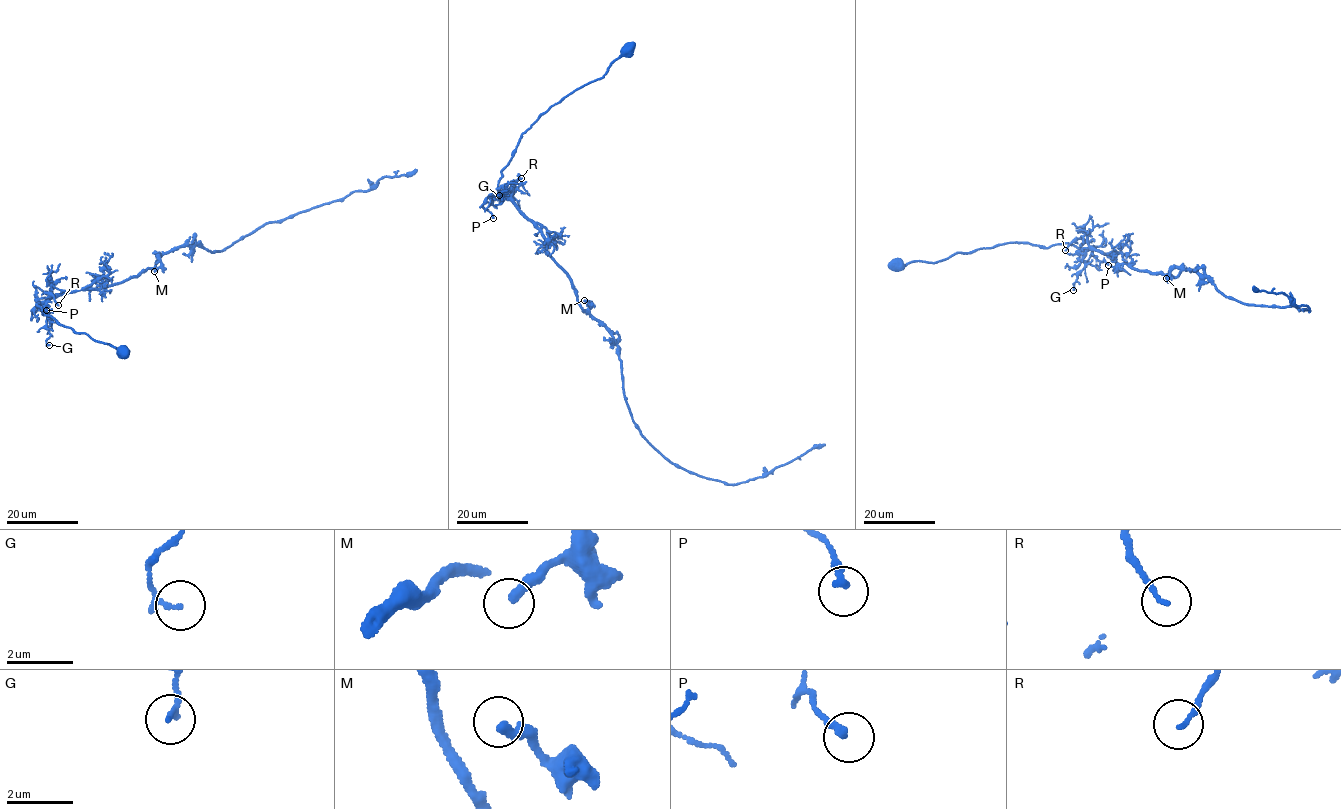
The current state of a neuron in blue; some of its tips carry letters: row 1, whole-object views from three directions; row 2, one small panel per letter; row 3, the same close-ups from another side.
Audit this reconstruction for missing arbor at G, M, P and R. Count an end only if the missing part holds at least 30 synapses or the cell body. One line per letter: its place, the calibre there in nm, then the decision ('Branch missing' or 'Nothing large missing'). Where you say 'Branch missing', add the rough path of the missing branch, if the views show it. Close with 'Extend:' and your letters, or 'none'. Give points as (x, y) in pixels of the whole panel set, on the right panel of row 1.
G: Place: (1073, 290). Thickness 140 nm. Nothing large missing
M: Place: (1166, 278). Thickness 320 nm. Nothing large missing
P: Place: (1108, 265). Thickness 240 nm. Nothing large missing
R: Place: (1065, 250). Thickness 130 nm. Nothing large missing
Extend: none

